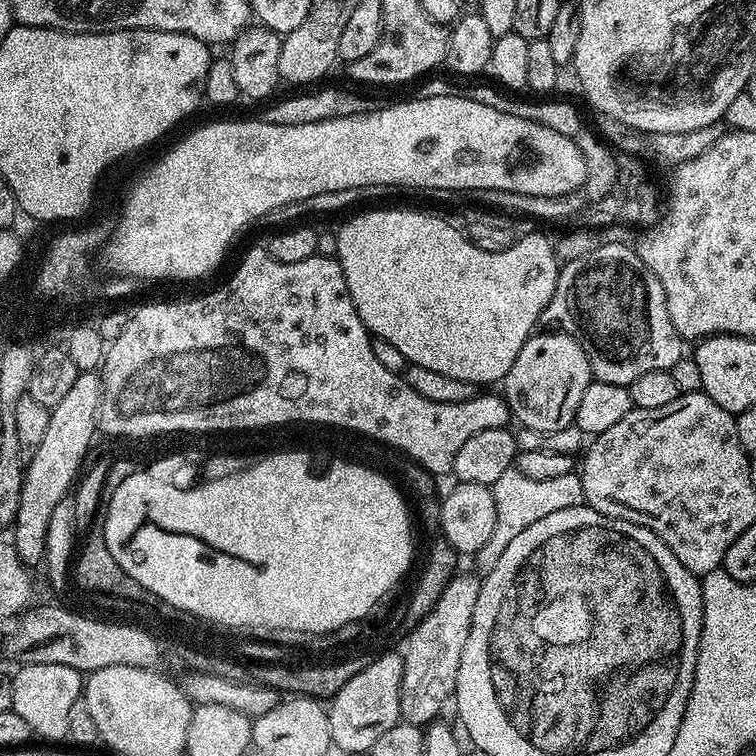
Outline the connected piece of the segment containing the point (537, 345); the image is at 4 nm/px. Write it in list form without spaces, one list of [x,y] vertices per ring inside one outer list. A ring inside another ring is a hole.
[[[544,330],[541,336],[529,336],[522,350],[518,350],[514,366],[510,366],[503,378],[502,395],[520,428],[557,432],[573,427],[578,414],[578,402],[582,402],[582,393],[593,379],[590,362],[582,346],[578,346],[574,338],[562,331]]]

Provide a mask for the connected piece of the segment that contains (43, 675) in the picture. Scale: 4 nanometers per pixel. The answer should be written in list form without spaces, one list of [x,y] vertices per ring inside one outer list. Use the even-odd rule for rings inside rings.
[[[26,664],[17,669],[12,676],[12,711],[26,721],[33,737],[41,736],[44,742],[67,741],[70,709],[82,699],[82,673],[57,664]]]

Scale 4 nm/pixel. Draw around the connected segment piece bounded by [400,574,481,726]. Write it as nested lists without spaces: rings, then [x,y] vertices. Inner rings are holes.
[[[456,574],[442,591],[437,604],[416,629],[406,637],[402,648],[404,669],[400,687],[400,714],[409,724],[427,725],[440,716],[442,702],[456,691],[460,655],[470,634],[474,602],[478,602],[481,577]]]

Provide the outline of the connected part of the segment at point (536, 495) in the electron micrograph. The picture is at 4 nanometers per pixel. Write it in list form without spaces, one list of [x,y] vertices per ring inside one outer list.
[[[518,471],[507,472],[498,478],[498,482],[490,485],[494,494],[494,530],[482,546],[474,554],[476,564],[481,568],[479,571],[486,574],[502,558],[502,550],[522,534],[534,522],[546,518],[546,514],[554,514],[554,510],[566,510],[567,508],[579,508],[584,504],[584,491],[579,475],[575,471],[570,474],[562,474],[562,478],[553,478],[550,481],[537,482],[534,478],[526,478],[526,474]]]

